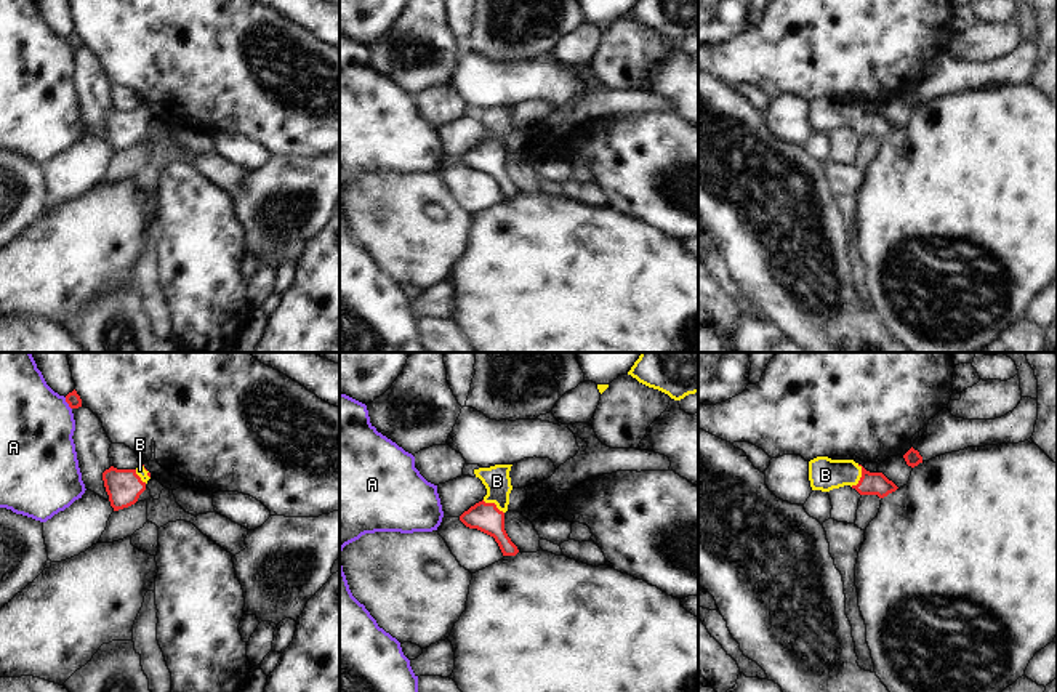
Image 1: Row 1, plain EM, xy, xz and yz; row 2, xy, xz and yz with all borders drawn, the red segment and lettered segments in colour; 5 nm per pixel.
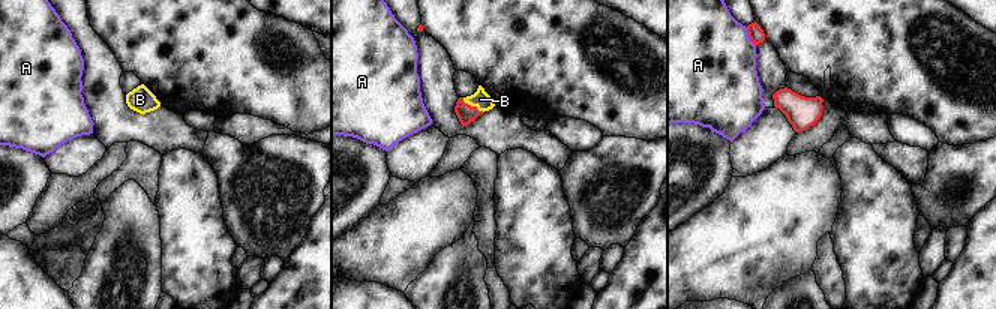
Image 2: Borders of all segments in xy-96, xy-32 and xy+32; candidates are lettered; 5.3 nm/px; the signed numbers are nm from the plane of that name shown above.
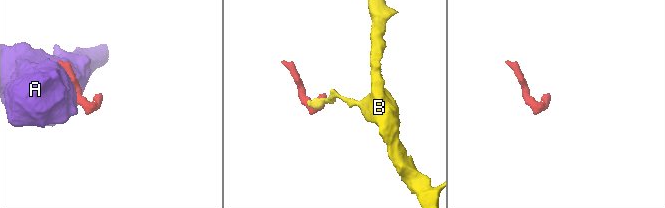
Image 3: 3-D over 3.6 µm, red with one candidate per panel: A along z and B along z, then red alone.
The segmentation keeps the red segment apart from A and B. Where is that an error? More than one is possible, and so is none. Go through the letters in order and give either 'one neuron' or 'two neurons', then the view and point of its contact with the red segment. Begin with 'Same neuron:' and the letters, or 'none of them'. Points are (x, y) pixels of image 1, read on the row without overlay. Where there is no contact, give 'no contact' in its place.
Same neuron: B
A: two neurons | xy (68, 44)
B: one neuron | yz (860, 119)

